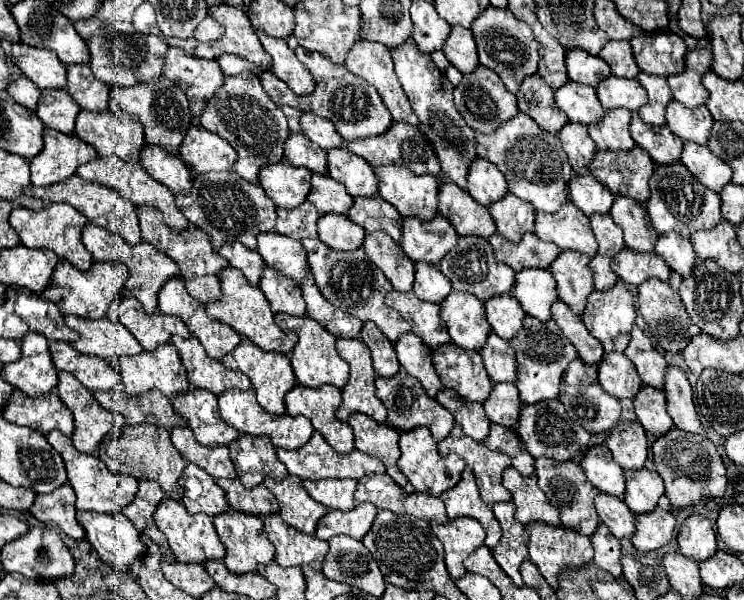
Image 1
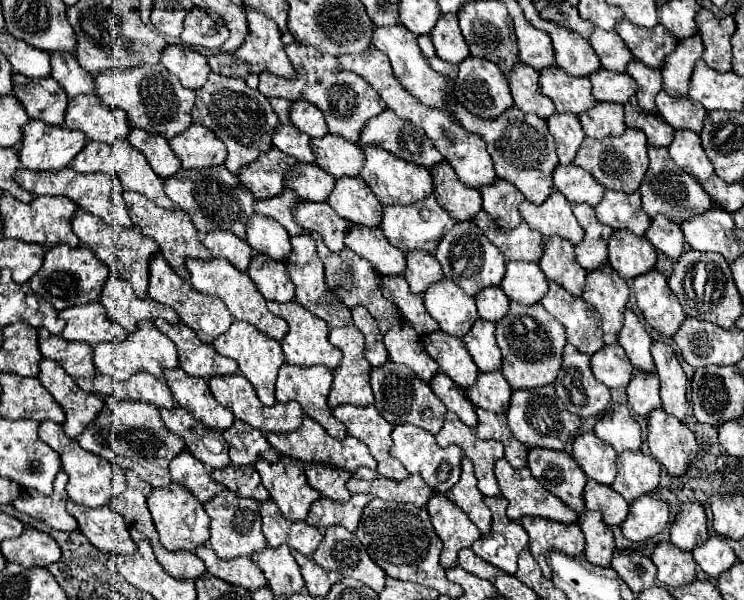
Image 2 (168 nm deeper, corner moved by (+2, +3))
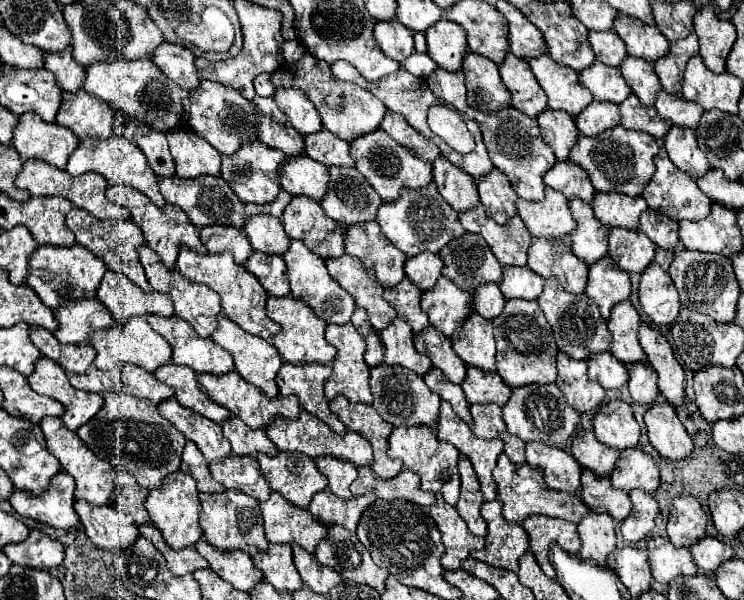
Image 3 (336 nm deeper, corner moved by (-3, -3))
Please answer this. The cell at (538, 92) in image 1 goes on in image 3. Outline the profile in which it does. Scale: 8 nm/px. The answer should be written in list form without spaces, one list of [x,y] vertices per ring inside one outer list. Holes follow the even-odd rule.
[[[506,54],[504,60],[498,64],[500,78],[504,86],[508,88],[512,100],[510,104],[524,112],[526,116],[534,118],[538,112],[546,108],[546,94],[542,92],[540,84],[536,82],[534,74],[530,72],[530,66],[524,58],[518,58],[514,54]]]

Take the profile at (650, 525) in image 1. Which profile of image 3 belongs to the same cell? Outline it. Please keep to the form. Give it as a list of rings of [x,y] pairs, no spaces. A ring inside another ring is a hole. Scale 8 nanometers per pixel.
[[[632,490],[632,512],[622,522],[622,536],[628,542],[638,542],[648,536],[648,532],[654,528],[654,520],[658,516],[658,502],[652,498],[652,494],[644,490]]]

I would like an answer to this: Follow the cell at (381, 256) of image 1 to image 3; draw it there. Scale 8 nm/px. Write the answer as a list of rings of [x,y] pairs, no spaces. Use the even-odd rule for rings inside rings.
[[[362,222],[346,228],[344,246],[348,256],[356,256],[366,268],[372,268],[384,288],[404,280],[406,254],[386,240],[376,222]]]

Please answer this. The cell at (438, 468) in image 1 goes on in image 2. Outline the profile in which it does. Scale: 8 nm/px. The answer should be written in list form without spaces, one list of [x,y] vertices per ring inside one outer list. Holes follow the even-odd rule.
[[[401,424],[395,426],[391,432],[393,438],[393,446],[391,446],[391,456],[397,458],[409,474],[421,474],[421,478],[437,492],[437,494],[445,494],[461,476],[461,448],[459,446],[447,446],[447,448],[439,448],[433,434],[427,432],[425,428],[413,426],[413,424]]]

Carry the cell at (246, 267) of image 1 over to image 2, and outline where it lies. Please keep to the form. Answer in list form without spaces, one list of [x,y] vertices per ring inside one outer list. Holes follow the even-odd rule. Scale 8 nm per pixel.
[[[215,230],[203,238],[203,244],[211,250],[215,258],[225,258],[237,270],[247,272],[253,250],[245,240],[239,240],[235,234],[225,234],[225,230]]]

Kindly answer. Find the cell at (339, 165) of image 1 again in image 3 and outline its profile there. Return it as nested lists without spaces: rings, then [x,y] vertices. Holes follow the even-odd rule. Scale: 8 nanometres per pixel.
[[[326,128],[304,136],[304,154],[324,166],[354,166],[348,142]]]

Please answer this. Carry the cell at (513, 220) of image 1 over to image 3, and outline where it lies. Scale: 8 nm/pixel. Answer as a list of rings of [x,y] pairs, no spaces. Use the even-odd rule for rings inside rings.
[[[492,168],[492,172],[478,178],[478,194],[486,214],[496,222],[506,222],[508,216],[516,214],[514,202],[518,200],[518,194],[498,168]]]

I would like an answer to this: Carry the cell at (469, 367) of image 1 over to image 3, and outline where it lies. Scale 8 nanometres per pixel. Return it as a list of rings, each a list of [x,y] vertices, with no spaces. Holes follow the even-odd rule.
[[[428,326],[414,336],[414,348],[420,354],[426,354],[434,366],[438,366],[446,378],[454,384],[460,384],[466,376],[466,364],[452,350],[450,338],[444,336],[438,328]]]

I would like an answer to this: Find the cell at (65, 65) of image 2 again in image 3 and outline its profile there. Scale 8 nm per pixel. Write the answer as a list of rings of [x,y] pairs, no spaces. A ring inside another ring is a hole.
[[[66,46],[62,52],[46,52],[44,68],[56,76],[56,82],[66,92],[76,92],[82,88],[84,68],[72,58],[72,46]]]

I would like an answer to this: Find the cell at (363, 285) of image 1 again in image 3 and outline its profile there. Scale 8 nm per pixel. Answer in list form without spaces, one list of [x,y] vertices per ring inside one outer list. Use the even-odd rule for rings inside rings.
[[[352,256],[326,260],[326,268],[330,276],[354,298],[356,306],[368,312],[368,318],[376,330],[382,330],[386,324],[390,324],[396,312],[382,298],[384,288],[372,270],[364,268],[364,264]]]

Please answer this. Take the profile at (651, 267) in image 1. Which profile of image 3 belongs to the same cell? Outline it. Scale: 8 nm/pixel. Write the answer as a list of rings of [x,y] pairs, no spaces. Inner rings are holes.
[[[610,228],[608,256],[626,272],[644,272],[654,260],[656,246],[636,230]]]

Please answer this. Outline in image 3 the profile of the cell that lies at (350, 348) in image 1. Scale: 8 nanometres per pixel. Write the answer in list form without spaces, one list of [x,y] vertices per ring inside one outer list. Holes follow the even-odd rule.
[[[348,322],[348,324],[342,324],[342,326],[328,324],[324,336],[326,336],[326,340],[338,350],[338,354],[334,356],[334,362],[332,362],[332,376],[326,378],[326,382],[324,382],[326,398],[328,398],[328,400],[334,400],[338,394],[346,394],[352,402],[372,404],[372,394],[370,394],[370,386],[368,386],[370,368],[368,368],[366,362],[364,362],[366,344],[364,344],[362,336],[352,328],[350,322]]]

